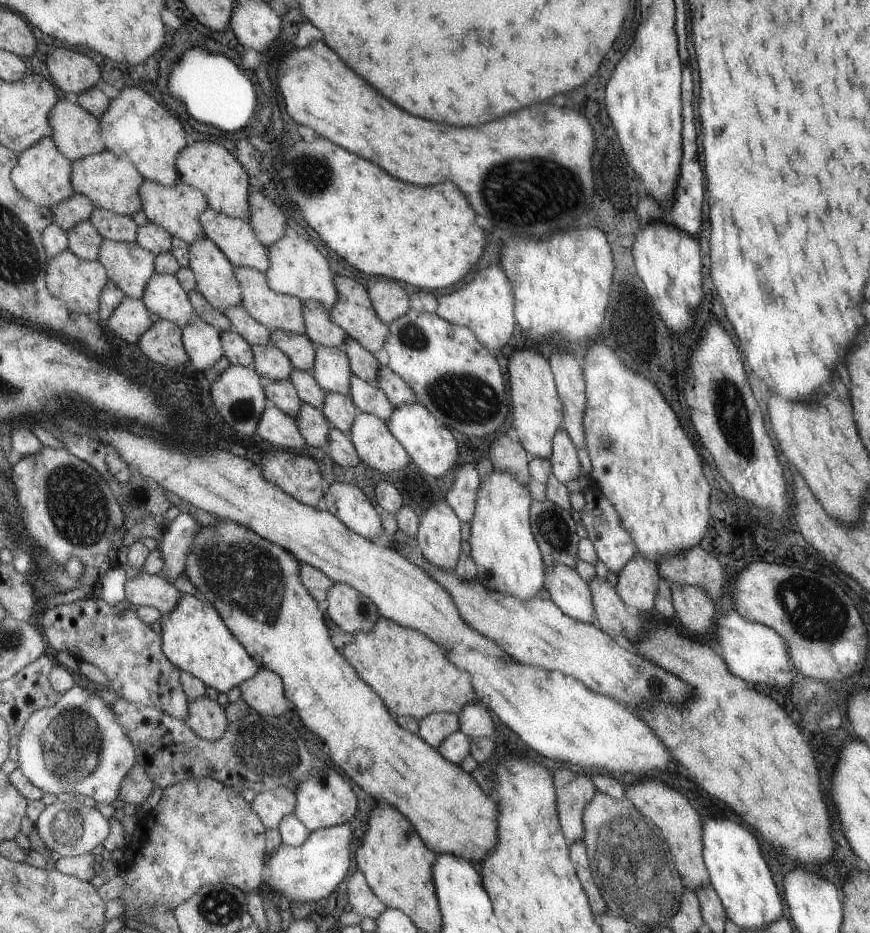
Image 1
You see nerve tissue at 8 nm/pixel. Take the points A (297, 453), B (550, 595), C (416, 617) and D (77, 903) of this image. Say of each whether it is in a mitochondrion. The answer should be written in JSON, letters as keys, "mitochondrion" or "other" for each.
{"A":"other","B":"other","C":"other","D":"other"}

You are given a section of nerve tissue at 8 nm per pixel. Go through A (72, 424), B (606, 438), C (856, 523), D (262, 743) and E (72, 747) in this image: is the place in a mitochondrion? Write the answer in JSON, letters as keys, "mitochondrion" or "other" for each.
{"A":"other","B":"mitochondrion","C":"other","D":"mitochondrion","E":"mitochondrion"}

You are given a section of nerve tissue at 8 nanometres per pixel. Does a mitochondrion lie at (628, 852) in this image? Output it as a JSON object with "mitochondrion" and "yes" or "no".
{"mitochondrion":"yes"}

